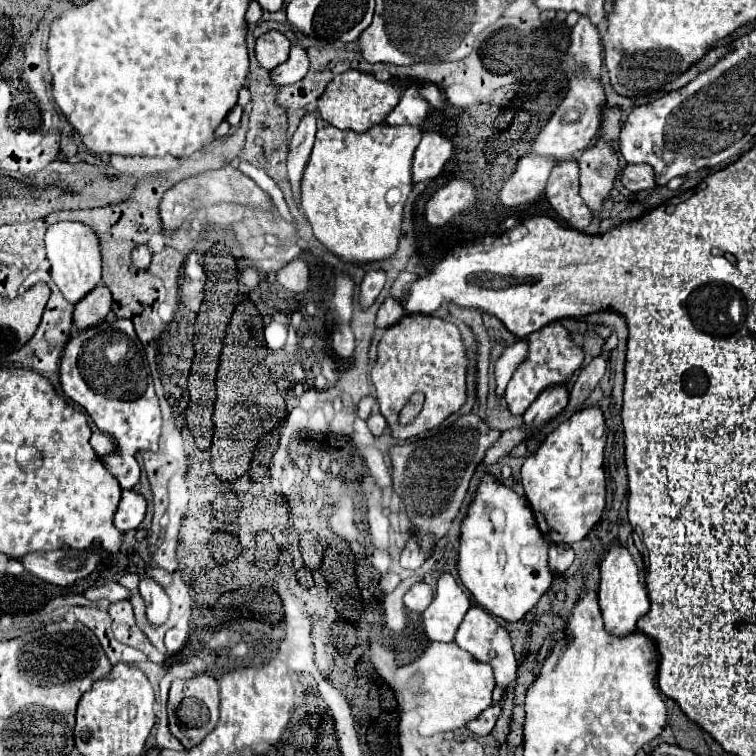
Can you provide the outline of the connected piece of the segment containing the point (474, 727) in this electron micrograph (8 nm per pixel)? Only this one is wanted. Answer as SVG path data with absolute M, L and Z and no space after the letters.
M503 695L503 699L501 699L497 705L491 705L489 709L485 709L485 711L483 711L477 719L473 719L467 727L469 727L475 735L489 735L489 733L491 733L491 729L495 727L497 717L501 715L503 701L505 701L505 695Z

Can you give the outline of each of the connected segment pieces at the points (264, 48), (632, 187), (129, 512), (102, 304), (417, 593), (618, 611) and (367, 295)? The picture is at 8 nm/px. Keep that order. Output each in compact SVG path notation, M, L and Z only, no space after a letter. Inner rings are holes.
M269 31L261 35L255 45L255 57L261 63L261 67L267 71L275 69L279 63L285 63L289 57L289 51L291 51L291 43L279 31Z
M627 165L621 171L621 181L629 191L655 189L655 171L651 165Z
M123 491L119 507L113 517L115 527L121 533L137 529L141 525L141 521L145 519L145 509L147 509L147 501L143 499L143 495L139 495L135 491Z
M95 285L77 305L73 313L73 321L79 329L87 329L89 325L97 325L103 321L111 309L111 293L107 285Z
M417 583L417 585L413 585L413 587L405 593L403 603L405 603L405 607L407 607L409 611L421 615L421 613L425 611L425 607L431 603L431 599L433 599L431 587L429 587L427 583Z
M611 543L609 549L607 549L605 559L599 563L601 581L599 581L597 599L599 599L599 607L601 607L601 613L603 613L605 629L613 637L631 635L635 631L637 621L643 615L647 615L647 611L649 611L649 597L647 597L645 587L639 583L637 573L639 571L637 571L637 565L635 565L631 553L623 545Z
M383 269L367 271L367 275L361 283L361 307L369 307L377 299L383 285L385 285L385 271Z

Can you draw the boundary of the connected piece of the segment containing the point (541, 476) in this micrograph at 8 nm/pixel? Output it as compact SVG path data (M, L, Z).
M589 405L559 423L545 437L539 449L525 459L521 467L525 497L535 513L535 521L543 537L549 543L571 545L581 541L599 521L607 499L603 471L605 445L607 425L603 411L597 405Z

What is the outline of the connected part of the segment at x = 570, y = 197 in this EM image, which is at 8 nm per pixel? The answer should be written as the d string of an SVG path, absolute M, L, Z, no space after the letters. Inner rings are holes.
M567 159L553 167L547 181L547 199L551 207L577 231L583 231L591 223L589 207L579 195L579 165Z

